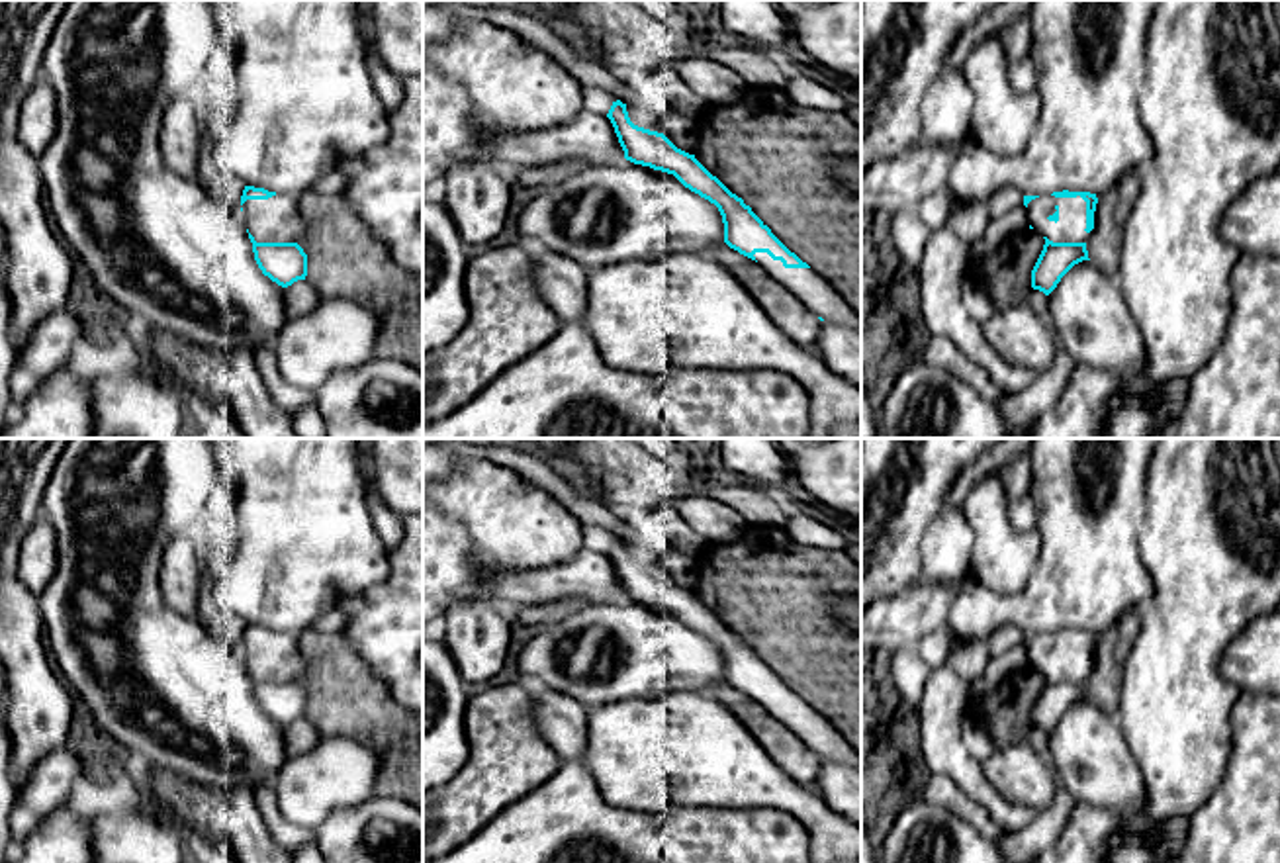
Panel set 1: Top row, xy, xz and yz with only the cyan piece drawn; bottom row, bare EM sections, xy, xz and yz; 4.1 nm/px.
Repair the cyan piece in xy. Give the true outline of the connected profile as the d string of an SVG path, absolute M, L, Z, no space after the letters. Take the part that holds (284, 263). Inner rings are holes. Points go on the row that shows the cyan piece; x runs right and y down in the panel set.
M245 186L241 219L264 276L282 288L307 276L307 254L297 245L305 225L297 198Z

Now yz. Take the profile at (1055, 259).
M1053 192L1024 196L1029 229L1045 239L1031 270L1031 288L1049 295L1078 262L1090 260L1086 239L1094 229L1098 198L1090 192Z

